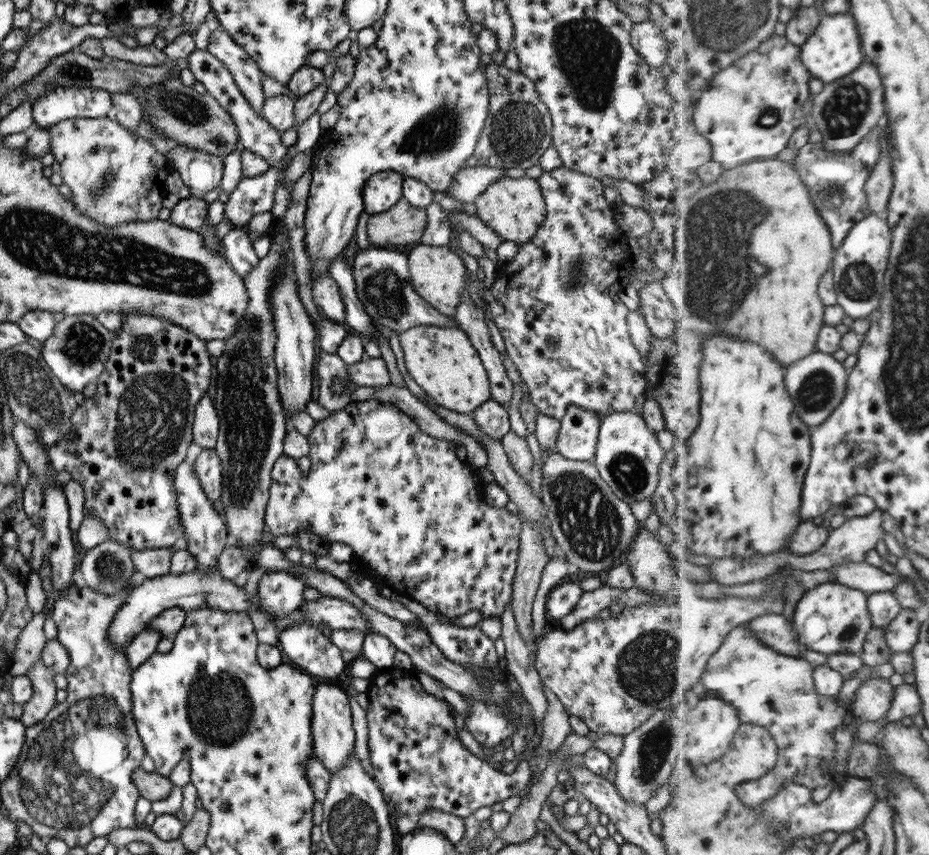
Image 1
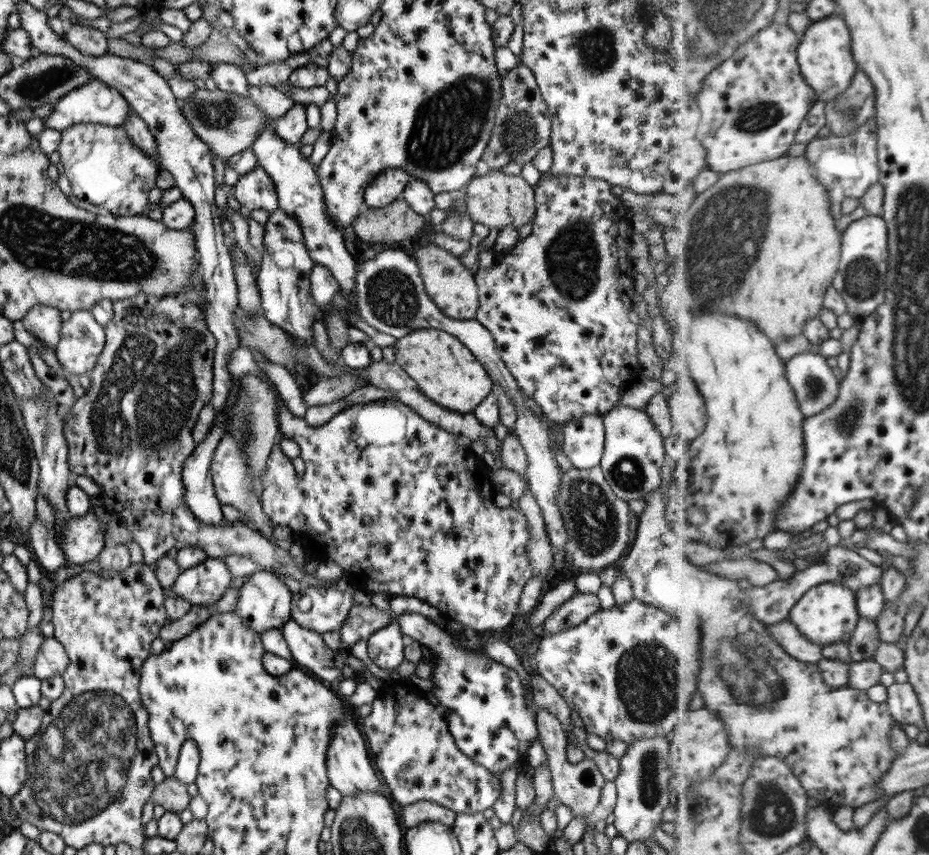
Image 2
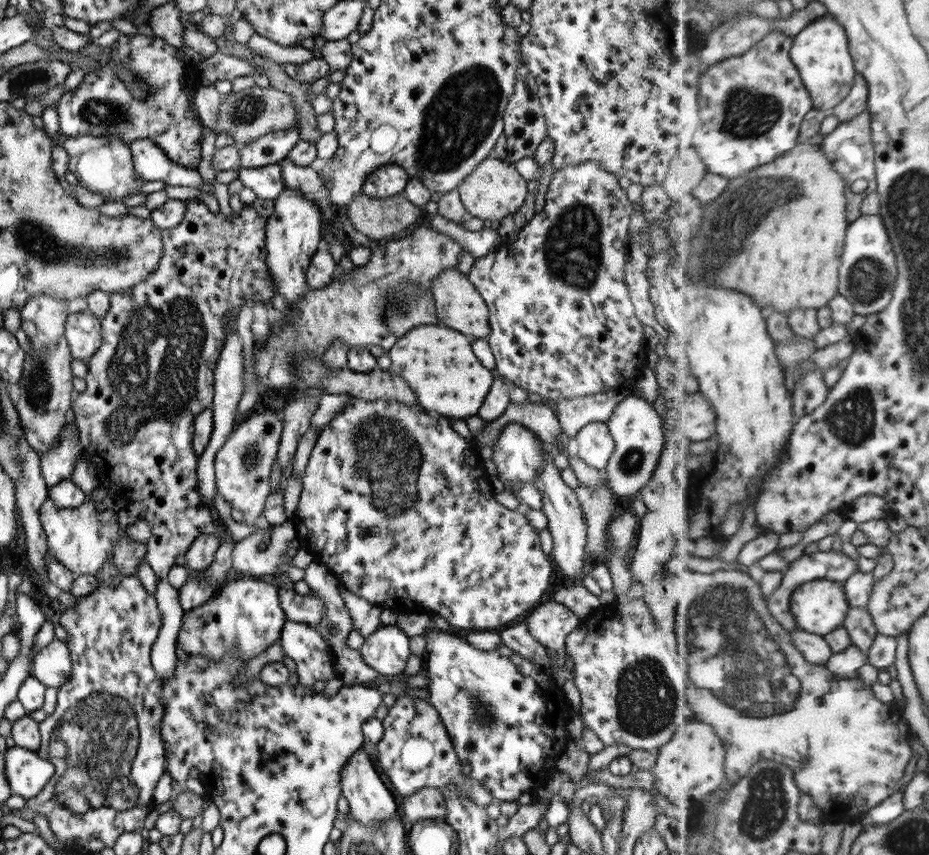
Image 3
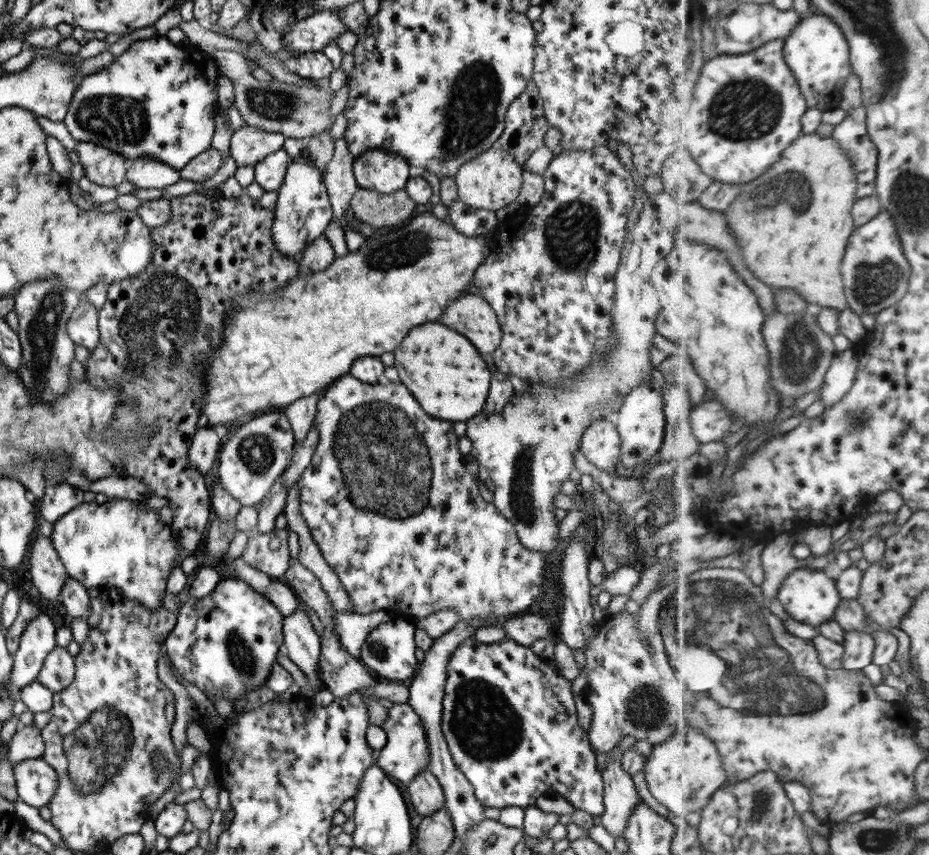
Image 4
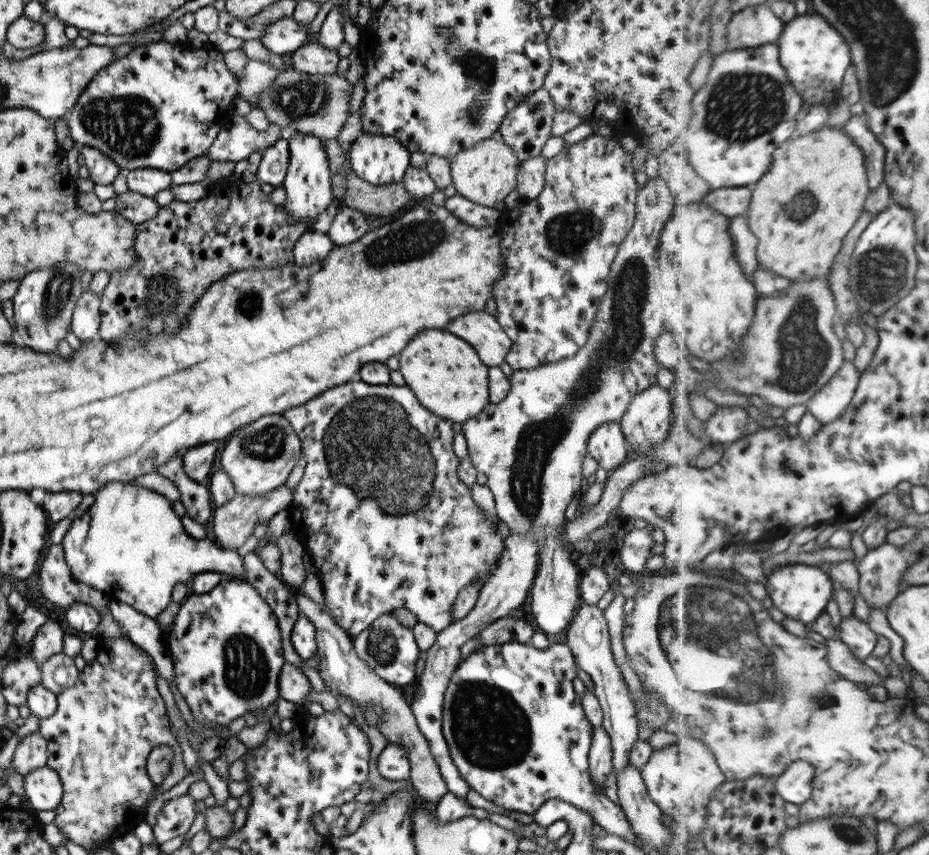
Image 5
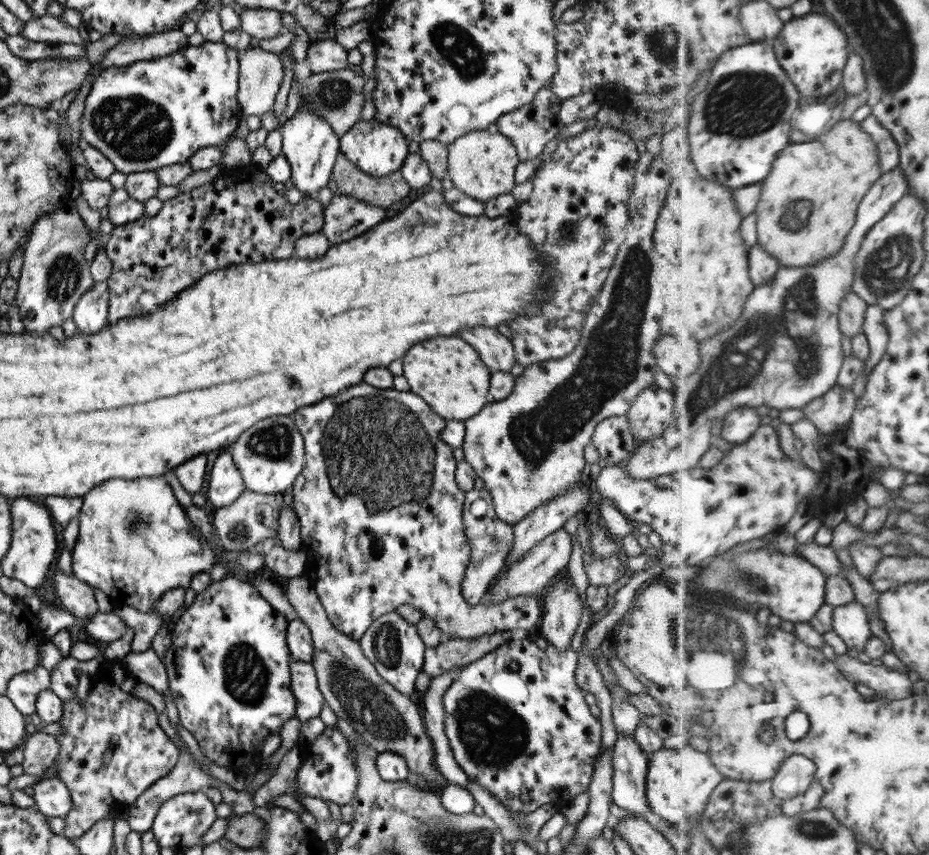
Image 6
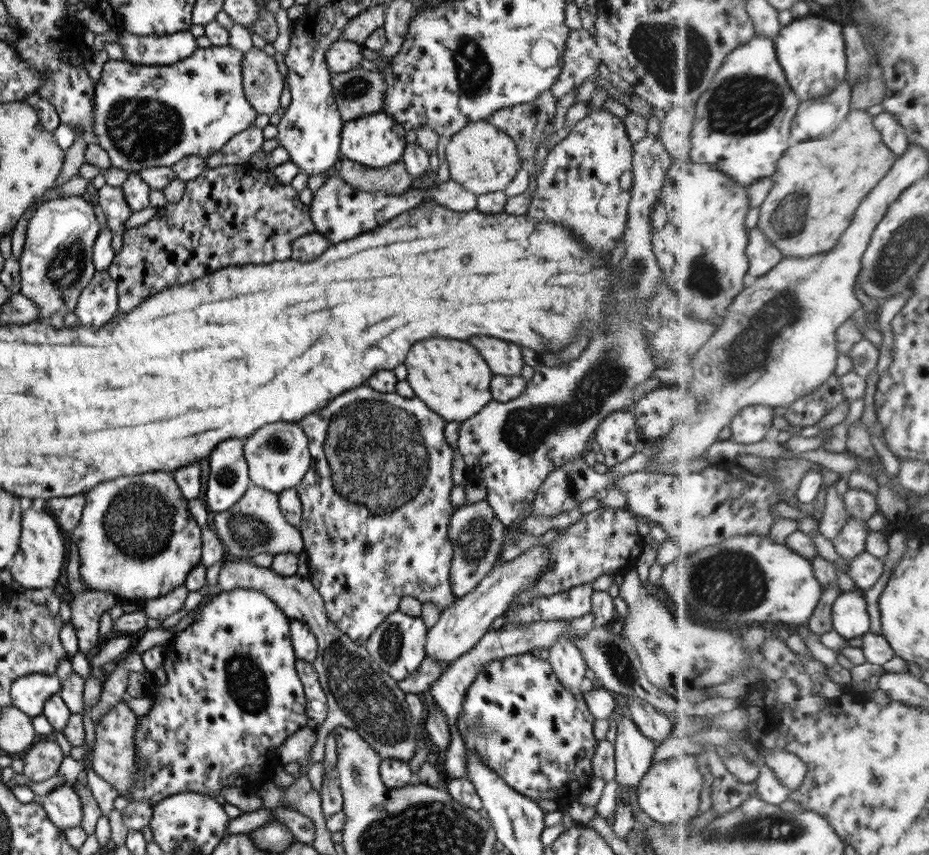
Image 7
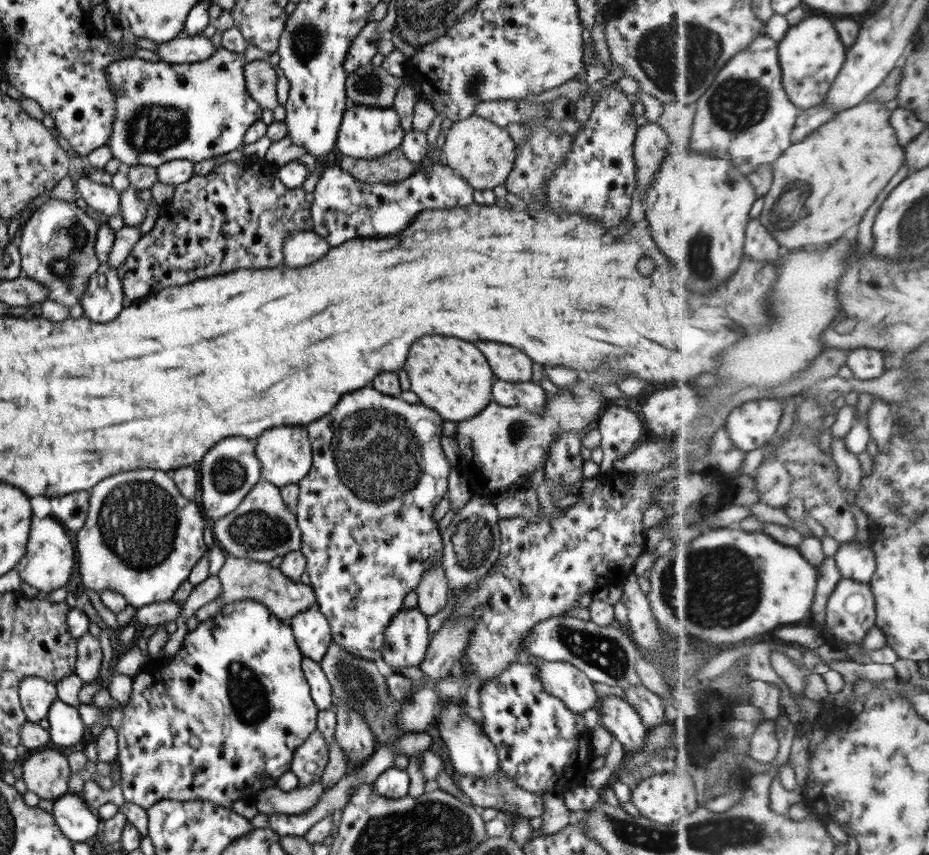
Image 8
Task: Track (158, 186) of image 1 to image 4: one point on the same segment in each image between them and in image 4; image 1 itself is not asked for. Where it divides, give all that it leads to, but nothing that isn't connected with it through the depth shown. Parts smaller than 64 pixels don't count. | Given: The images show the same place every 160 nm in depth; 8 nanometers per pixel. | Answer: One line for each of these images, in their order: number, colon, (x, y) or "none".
2: (103, 167)
3: (104, 166)
4: (102, 166)

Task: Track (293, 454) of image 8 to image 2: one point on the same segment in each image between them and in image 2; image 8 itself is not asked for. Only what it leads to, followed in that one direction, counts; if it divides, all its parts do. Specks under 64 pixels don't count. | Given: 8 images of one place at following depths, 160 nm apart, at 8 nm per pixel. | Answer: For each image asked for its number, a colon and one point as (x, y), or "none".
2: (231, 484)
3: (242, 466)
4: (252, 455)
5: (257, 458)
6: (269, 455)
7: (276, 454)

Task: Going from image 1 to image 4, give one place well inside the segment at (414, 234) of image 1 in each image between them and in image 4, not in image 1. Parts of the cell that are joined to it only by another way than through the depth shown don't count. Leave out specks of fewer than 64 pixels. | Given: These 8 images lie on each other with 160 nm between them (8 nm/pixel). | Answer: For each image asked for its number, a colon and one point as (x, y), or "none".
2: (395, 222)
3: (377, 218)
4: (375, 209)

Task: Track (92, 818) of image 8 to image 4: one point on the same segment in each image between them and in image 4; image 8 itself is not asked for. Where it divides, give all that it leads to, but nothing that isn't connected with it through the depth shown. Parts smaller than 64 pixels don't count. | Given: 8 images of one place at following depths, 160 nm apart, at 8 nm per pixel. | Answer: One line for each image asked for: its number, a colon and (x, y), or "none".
4: (35, 781)
5: (43, 791)
6: (52, 799)
7: (61, 805)

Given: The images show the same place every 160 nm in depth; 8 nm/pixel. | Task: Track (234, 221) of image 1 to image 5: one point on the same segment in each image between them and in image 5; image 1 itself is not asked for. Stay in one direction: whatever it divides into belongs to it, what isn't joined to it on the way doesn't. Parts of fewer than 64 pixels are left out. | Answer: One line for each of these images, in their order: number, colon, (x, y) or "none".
2: (255, 189)
3: (265, 182)
4: (268, 173)
5: (271, 169)

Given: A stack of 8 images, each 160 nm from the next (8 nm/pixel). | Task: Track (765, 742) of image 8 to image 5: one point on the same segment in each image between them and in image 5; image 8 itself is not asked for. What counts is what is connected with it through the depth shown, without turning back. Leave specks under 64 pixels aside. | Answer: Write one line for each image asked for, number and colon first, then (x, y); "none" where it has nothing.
5: (795, 786)
6: (796, 775)
7: (789, 768)

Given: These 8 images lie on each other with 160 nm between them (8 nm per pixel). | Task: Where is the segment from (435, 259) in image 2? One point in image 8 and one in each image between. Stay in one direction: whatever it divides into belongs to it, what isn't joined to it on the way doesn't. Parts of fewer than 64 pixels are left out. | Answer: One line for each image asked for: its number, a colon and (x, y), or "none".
3: (458, 305)
4: (469, 314)
5: (483, 333)
6: (496, 351)
7: (504, 358)
8: (508, 364)

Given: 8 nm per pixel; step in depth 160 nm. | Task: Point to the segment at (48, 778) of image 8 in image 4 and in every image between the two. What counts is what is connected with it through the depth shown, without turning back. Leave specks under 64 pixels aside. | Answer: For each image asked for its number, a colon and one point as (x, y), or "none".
4: (26, 743)
5: (29, 753)
6: (39, 750)
7: (41, 760)

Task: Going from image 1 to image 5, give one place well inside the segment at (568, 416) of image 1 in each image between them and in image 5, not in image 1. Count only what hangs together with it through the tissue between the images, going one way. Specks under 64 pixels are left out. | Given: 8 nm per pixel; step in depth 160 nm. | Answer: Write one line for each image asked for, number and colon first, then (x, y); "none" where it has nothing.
2: (583, 436)
3: (594, 446)
4: (600, 444)
5: (606, 445)

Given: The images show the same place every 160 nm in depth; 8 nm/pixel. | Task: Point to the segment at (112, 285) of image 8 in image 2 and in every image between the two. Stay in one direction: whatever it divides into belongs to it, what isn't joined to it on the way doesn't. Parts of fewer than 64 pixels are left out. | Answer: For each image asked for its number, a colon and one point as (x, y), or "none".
2: (81, 341)
3: (82, 329)
4: (81, 326)
5: (84, 322)
6: (90, 312)
7: (97, 303)

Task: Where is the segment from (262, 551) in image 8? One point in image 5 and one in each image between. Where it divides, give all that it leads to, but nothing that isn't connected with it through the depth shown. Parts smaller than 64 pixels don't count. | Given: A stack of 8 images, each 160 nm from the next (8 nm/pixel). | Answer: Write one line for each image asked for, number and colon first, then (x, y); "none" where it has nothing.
5: (232, 522)
6: (235, 526)
7: (254, 524)

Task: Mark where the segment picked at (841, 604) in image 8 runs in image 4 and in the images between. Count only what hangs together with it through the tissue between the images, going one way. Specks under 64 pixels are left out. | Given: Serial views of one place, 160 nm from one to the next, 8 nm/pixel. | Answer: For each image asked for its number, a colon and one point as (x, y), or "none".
4: (859, 646)
5: (862, 641)
6: (851, 623)
7: (850, 615)

